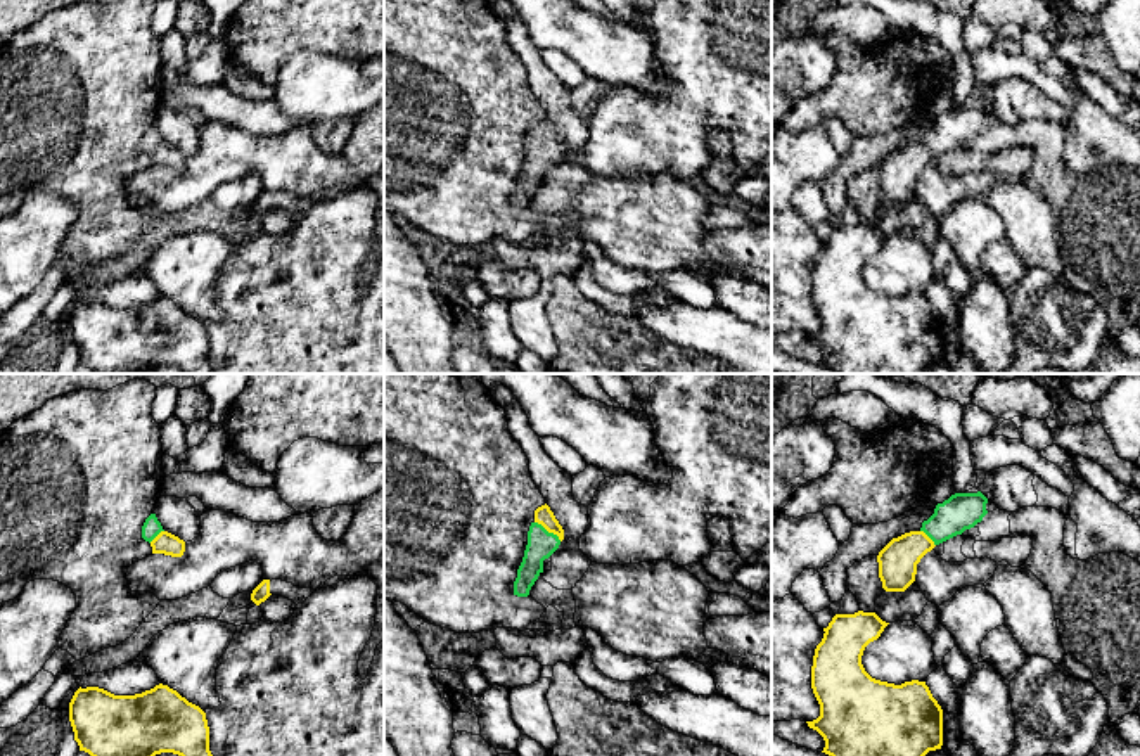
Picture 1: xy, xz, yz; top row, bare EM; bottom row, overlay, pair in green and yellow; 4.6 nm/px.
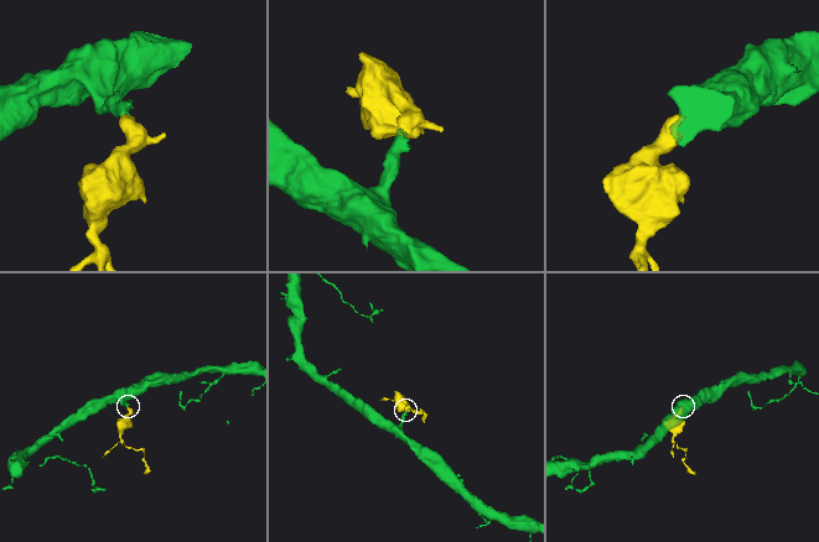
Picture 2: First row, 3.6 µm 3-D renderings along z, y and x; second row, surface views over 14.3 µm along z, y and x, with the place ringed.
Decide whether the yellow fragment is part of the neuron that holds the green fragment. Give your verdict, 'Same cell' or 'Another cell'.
Same cell

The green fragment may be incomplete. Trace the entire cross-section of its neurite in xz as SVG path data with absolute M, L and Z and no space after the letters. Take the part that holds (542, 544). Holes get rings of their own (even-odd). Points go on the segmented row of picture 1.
M545 503L535 510L535 521L528 531L528 545L514 581L514 595L528 597L531 586L543 573L543 561L548 559L564 540L564 529Z

